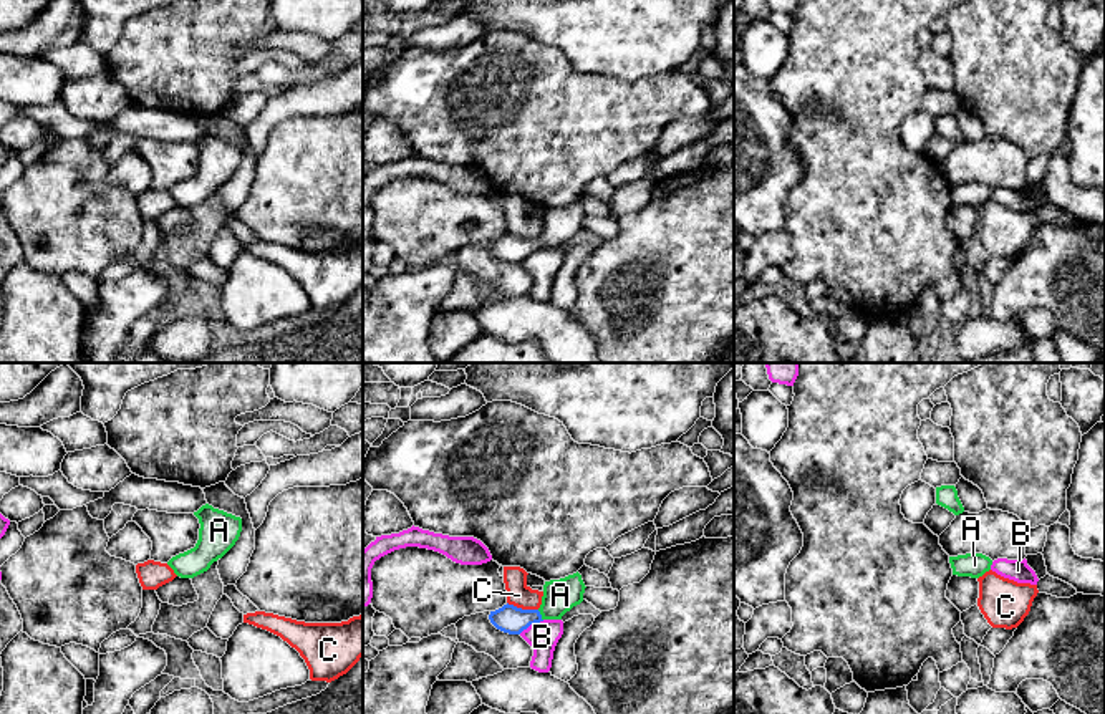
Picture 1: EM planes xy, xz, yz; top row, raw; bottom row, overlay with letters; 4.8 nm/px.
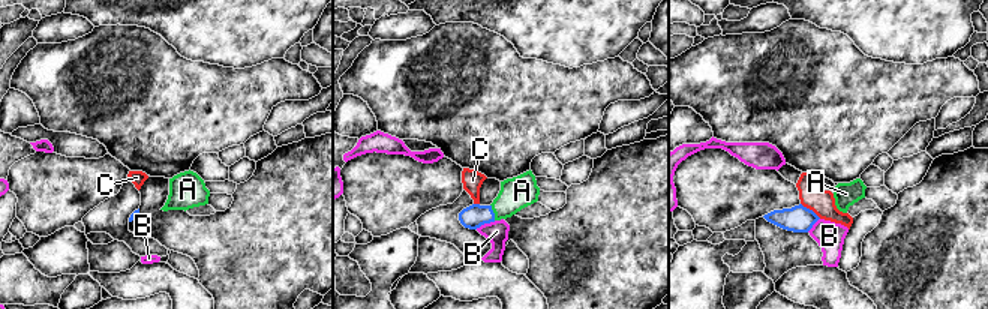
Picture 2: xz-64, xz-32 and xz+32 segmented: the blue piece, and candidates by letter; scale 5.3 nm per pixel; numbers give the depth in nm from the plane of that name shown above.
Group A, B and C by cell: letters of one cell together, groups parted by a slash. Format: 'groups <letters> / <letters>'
groups A / B / C

